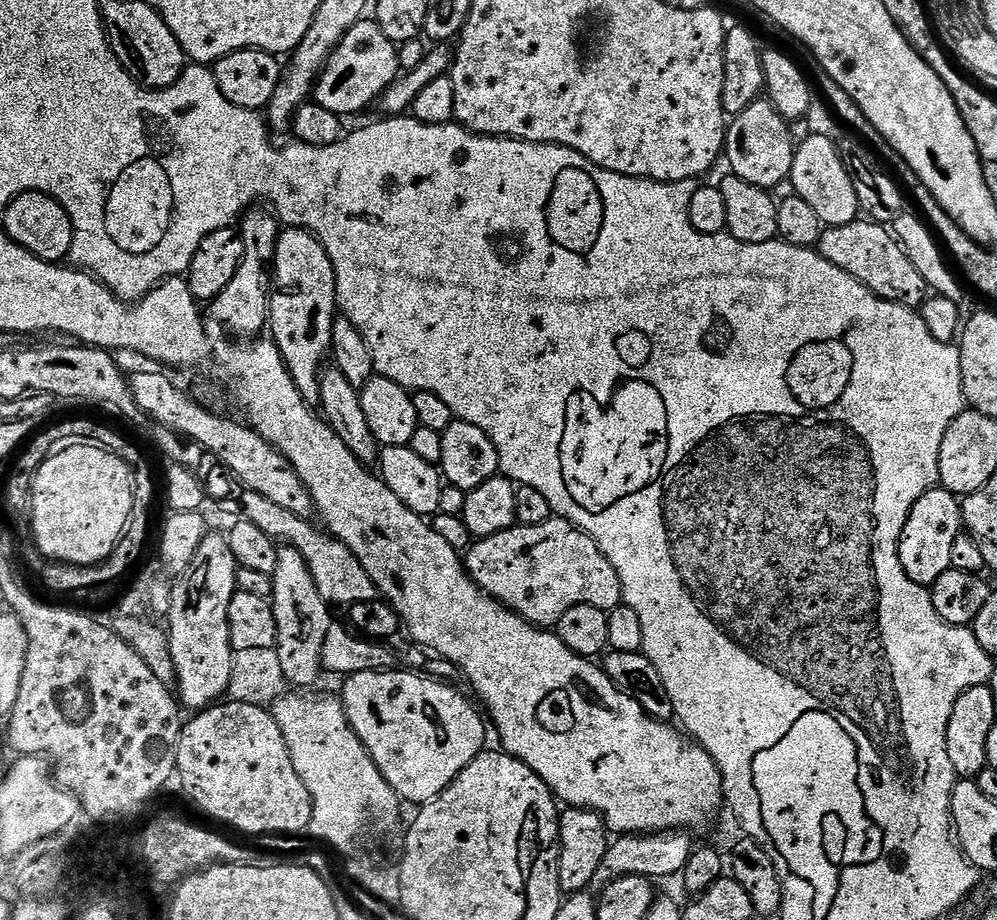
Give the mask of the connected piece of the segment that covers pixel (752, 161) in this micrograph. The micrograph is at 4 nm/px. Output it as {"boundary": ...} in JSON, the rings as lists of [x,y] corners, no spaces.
{"boundary":[[[761,98],[749,110],[735,117],[725,136],[724,156],[731,166],[731,173],[749,182],[752,186],[768,191],[784,183],[791,177],[796,138],[790,132],[791,125],[771,104]]]}

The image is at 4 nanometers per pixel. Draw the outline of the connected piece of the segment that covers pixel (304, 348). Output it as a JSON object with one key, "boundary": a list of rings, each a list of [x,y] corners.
{"boundary":[[[285,227],[276,238],[274,287],[270,293],[270,339],[278,346],[290,370],[290,378],[294,378],[298,386],[298,394],[313,406],[320,402],[320,378],[324,359],[327,361],[330,356],[332,323],[337,315],[336,271],[319,238],[305,228]]]}

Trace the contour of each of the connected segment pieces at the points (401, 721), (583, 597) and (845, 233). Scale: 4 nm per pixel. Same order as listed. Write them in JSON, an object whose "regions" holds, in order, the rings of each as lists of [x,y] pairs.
{"regions":[[[[393,670],[354,674],[347,677],[343,684],[342,699],[348,725],[354,734],[358,734],[374,766],[378,766],[382,778],[386,778],[401,801],[408,803],[409,800],[415,806],[430,803],[449,788],[454,778],[458,778],[458,774],[462,774],[462,770],[466,770],[476,756],[485,751],[485,717],[480,717],[476,713],[477,705],[472,705],[462,693],[455,692],[451,683],[434,680],[411,670]]],[[[553,518],[538,526],[521,524],[477,539],[466,553],[466,567],[481,590],[541,630],[551,629],[570,606],[598,606],[609,613],[622,604],[614,566],[600,547],[569,520]]],[[[858,218],[846,226],[825,227],[820,233],[818,251],[826,262],[838,266],[838,270],[846,270],[846,274],[865,284],[881,300],[913,310],[920,310],[929,300],[930,289],[926,278],[918,274],[900,241],[885,225],[868,218]]]]}

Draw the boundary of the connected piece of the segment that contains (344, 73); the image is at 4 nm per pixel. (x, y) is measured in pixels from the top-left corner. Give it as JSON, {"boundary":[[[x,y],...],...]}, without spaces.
{"boundary":[[[375,19],[359,20],[332,51],[332,57],[320,73],[314,89],[315,103],[321,104],[341,118],[349,118],[348,116],[370,107],[371,104],[373,107],[401,72],[397,45],[393,44],[390,38],[386,38],[386,34],[382,34]]]}

